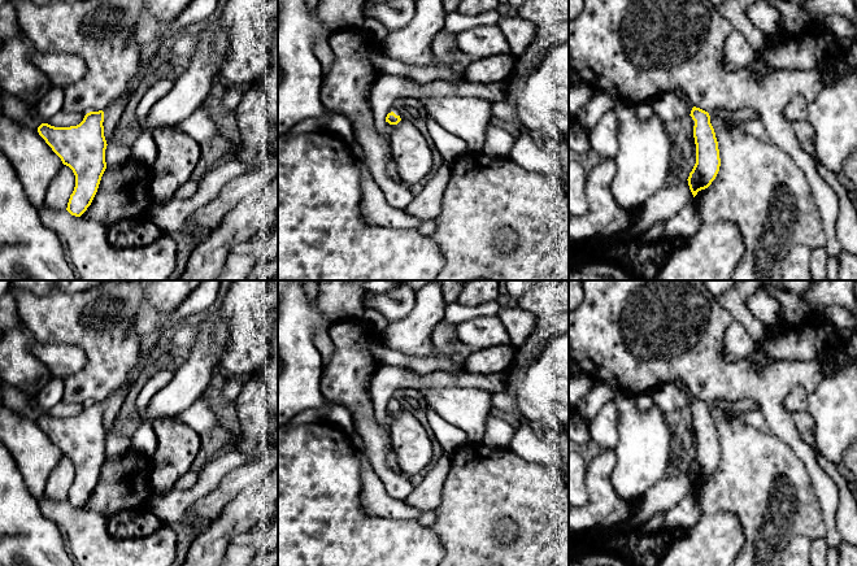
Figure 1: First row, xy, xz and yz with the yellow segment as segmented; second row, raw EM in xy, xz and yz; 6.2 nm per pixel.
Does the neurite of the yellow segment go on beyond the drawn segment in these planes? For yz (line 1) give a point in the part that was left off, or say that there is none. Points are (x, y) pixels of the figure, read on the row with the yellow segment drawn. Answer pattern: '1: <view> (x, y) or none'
1: yz (681, 94)

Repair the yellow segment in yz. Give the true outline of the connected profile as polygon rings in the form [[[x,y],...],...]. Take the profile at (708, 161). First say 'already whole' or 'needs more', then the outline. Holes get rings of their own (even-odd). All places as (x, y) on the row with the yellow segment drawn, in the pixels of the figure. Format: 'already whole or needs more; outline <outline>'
needs more; outline [[[675,90],[674,93],[688,104],[691,109],[689,116],[695,121],[693,138],[696,144],[696,164],[687,179],[695,197],[699,191],[712,184],[719,171],[721,158],[718,142],[710,123],[709,113],[696,108],[684,91]]]

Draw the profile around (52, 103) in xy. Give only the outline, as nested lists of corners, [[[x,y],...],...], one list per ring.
[[[51,87],[51,90],[38,101],[35,110],[43,119],[49,119],[62,110],[64,92],[61,88]]]

